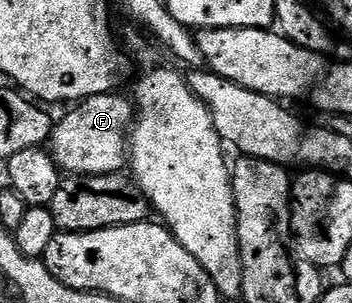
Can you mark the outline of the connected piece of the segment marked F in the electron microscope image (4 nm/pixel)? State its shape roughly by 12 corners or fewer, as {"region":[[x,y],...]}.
{"region":[[132,100],[74,104],[47,145],[66,174],[126,168]]}

